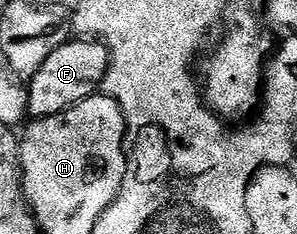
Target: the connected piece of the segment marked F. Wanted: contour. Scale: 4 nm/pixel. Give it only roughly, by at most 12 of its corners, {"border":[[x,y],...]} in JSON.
{"border":[[67,40],[27,82],[27,110],[46,118],[100,87],[108,50]]}

